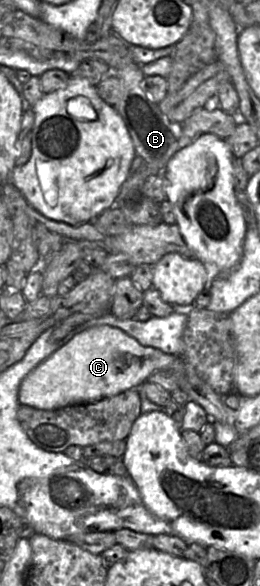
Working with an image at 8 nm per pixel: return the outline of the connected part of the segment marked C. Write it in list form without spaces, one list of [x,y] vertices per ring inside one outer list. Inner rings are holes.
[[[109,325],[94,326],[76,334],[70,341],[38,364],[22,381],[18,399],[20,404],[42,410],[94,403],[128,389],[140,387],[157,370],[165,370],[173,374],[179,388],[188,394],[189,400],[199,403],[214,421],[235,426],[238,418],[237,410],[228,407],[223,401],[223,396],[205,382],[183,356],[167,354],[160,349],[143,346],[122,329]]]

